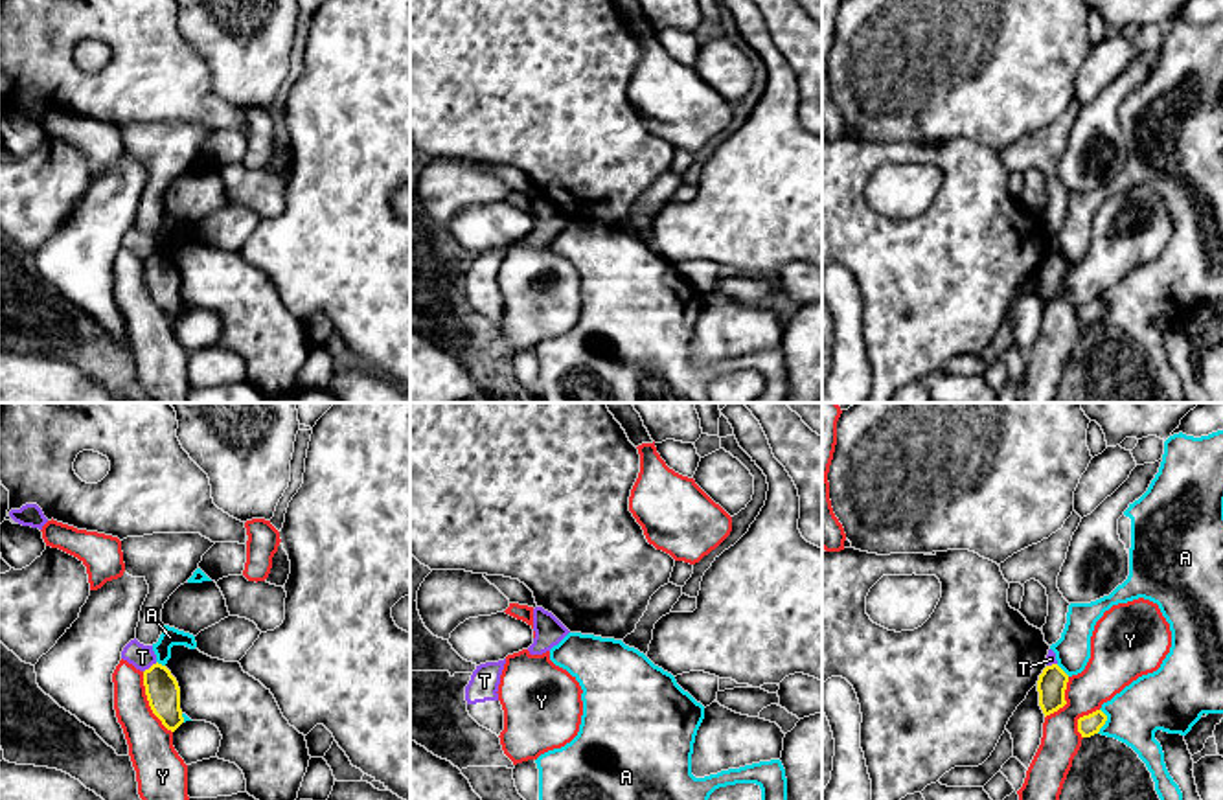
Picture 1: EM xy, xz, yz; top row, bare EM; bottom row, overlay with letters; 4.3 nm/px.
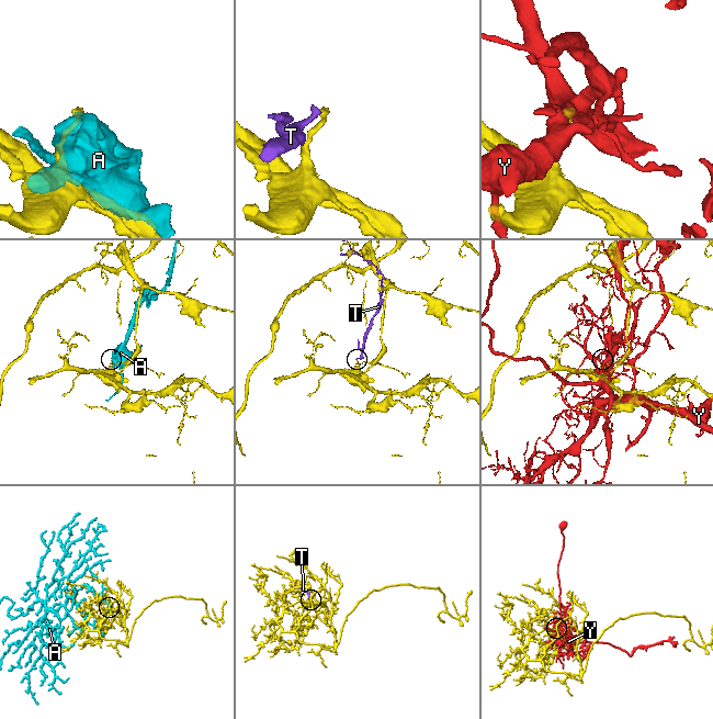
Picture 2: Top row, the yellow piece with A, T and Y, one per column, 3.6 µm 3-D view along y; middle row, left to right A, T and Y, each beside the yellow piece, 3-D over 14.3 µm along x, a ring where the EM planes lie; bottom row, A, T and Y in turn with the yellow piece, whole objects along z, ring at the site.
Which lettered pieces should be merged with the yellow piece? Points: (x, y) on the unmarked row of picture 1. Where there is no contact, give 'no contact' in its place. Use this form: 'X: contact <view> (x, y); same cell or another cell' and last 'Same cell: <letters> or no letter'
A: contact yz (1106, 308); another cell
T: contact xy (151, 254); another cell
Y: contact xy (149, 291); another cell
Same cell: no letter

